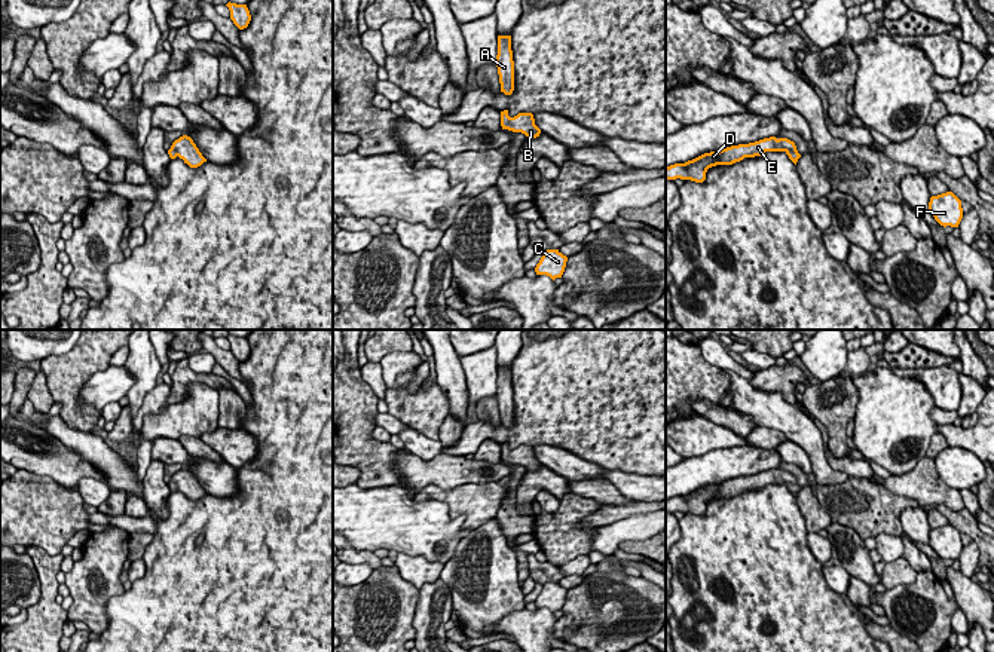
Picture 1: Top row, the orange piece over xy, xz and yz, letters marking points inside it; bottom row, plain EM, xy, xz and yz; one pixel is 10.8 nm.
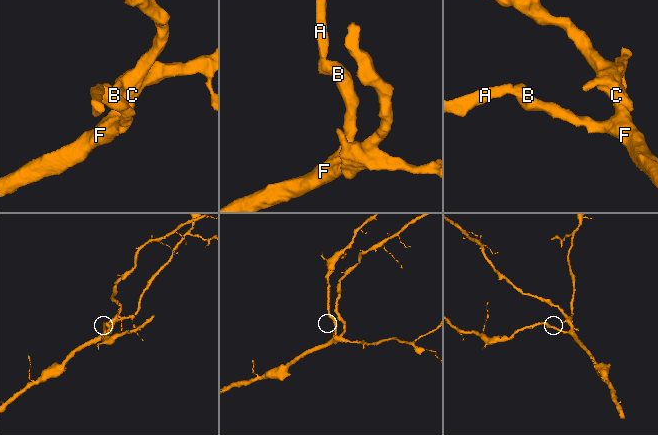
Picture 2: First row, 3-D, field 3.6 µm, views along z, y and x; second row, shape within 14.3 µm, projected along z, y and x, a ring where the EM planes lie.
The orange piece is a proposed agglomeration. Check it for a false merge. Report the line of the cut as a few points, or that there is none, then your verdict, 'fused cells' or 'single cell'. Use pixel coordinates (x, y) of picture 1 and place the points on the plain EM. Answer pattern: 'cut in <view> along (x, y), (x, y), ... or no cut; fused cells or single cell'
no cut; single cell

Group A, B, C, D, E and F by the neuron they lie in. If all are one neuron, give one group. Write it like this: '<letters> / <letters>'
A B C D E F

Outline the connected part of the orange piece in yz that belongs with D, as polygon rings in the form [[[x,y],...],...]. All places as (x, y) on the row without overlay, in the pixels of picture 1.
[[[770,469],[755,475],[731,478],[719,484],[704,486],[685,496],[670,498],[666,501],[666,512],[680,511],[703,515],[709,501],[716,498],[732,498],[744,490],[761,489],[765,484],[785,484],[795,498],[801,490],[793,474]]]

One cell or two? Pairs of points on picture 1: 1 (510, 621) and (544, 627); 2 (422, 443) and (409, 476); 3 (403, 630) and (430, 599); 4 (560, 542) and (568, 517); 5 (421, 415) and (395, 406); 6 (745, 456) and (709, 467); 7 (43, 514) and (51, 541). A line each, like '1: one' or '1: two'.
1: one
2: two
3: two
4: one
5: one
6: one
7: one

